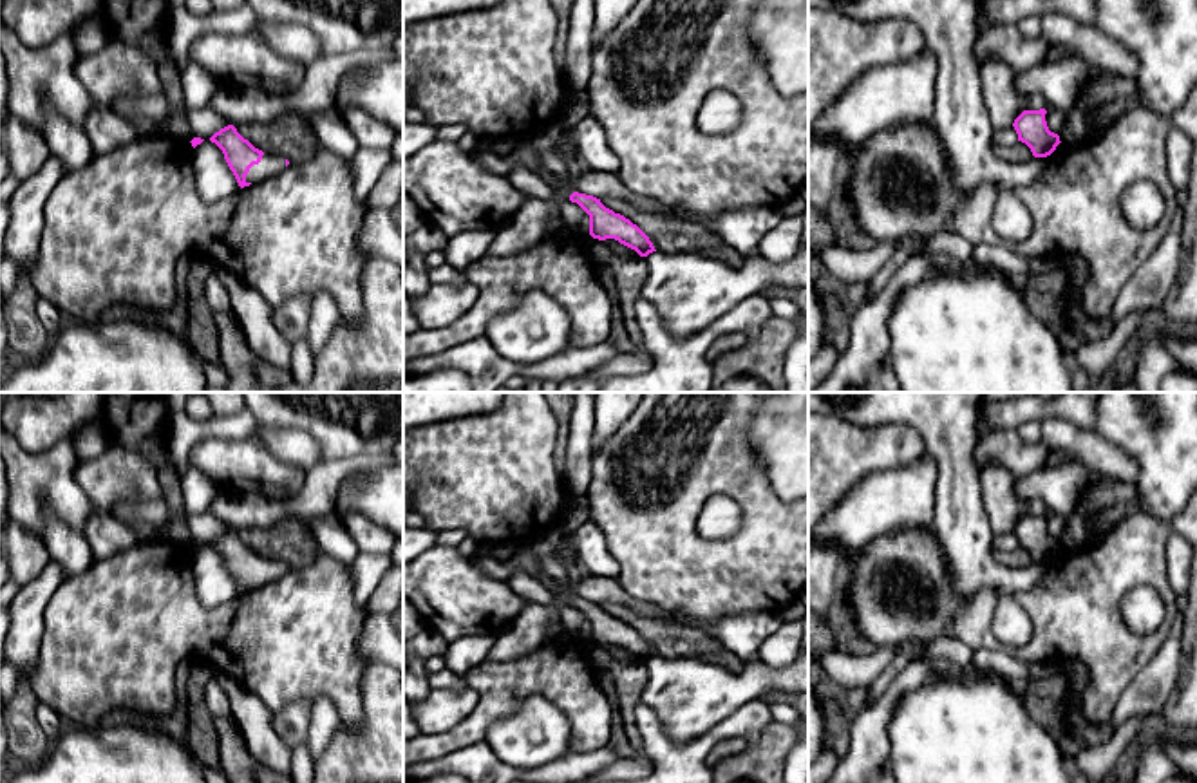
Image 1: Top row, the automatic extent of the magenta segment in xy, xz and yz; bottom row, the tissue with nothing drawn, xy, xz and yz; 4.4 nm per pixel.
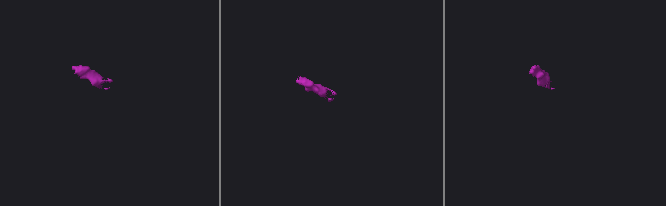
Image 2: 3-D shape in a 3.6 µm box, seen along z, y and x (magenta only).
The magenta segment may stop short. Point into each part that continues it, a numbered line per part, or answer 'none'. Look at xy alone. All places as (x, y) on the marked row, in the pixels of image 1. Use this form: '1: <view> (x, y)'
1: xy (270, 165)

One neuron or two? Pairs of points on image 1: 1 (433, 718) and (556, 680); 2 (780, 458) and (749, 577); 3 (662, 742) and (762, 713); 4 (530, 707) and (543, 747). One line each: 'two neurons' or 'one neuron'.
1: two neurons
2: two neurons
3: one neuron
4: one neuron

